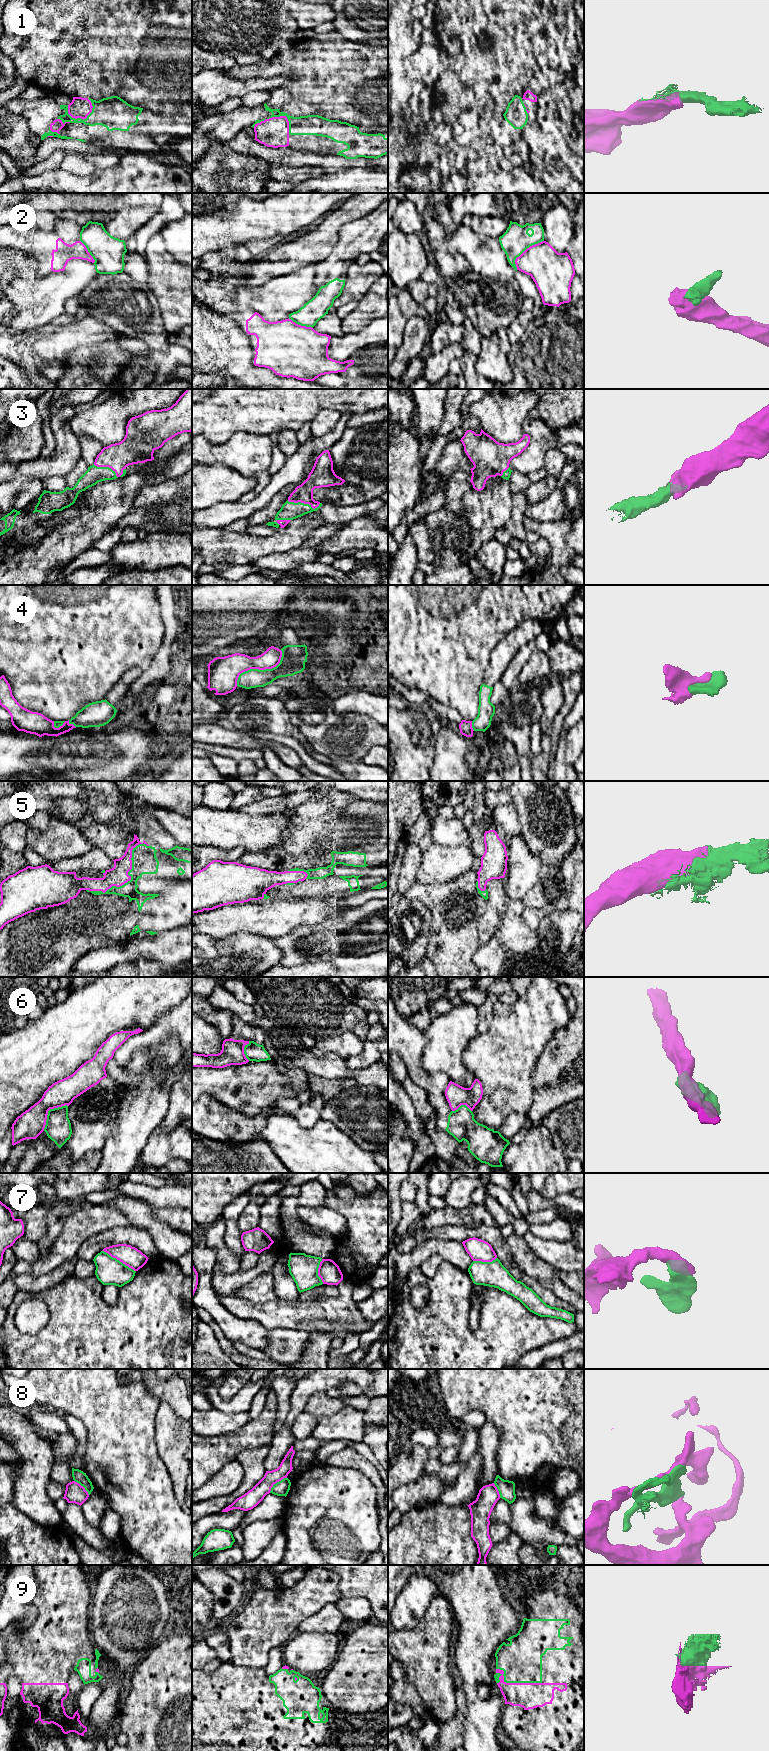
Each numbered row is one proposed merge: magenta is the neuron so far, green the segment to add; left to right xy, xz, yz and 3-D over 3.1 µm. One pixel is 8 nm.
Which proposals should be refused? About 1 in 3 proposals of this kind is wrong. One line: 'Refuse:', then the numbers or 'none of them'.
Refuse: 4, 6, 7, 8

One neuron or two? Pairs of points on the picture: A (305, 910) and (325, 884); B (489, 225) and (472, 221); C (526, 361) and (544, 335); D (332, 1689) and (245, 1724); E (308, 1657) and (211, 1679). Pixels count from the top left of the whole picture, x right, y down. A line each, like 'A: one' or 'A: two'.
A: two
B: one
C: one
D: one
E: two

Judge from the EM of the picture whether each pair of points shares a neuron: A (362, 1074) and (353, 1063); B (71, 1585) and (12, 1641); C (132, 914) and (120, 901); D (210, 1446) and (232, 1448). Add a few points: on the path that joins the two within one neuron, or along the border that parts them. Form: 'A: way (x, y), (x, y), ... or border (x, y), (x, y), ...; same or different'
A: border (345, 1059), (350, 1068), (366, 1068), (377, 1061); different
B: way (63, 1602), (29, 1638); same
C: border (128, 898), (128, 905), (119, 913), (106, 920); different
D: way (215, 1448), (227, 1448); same

